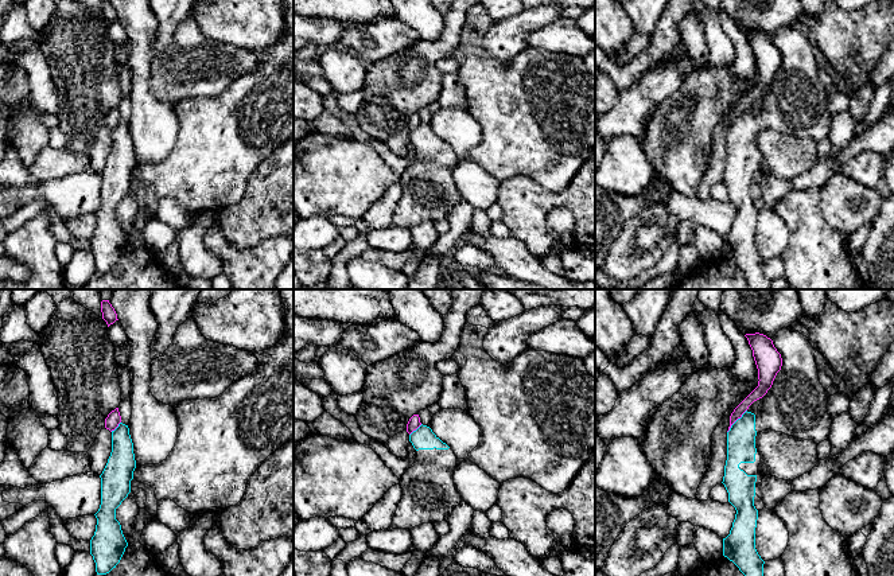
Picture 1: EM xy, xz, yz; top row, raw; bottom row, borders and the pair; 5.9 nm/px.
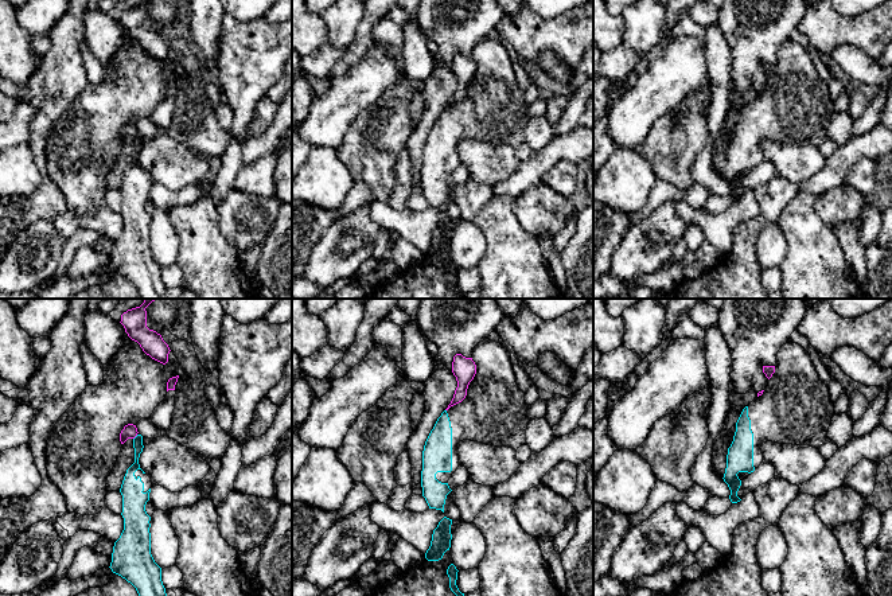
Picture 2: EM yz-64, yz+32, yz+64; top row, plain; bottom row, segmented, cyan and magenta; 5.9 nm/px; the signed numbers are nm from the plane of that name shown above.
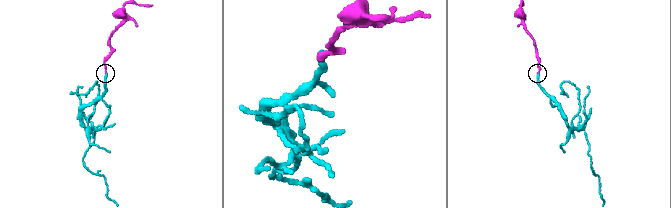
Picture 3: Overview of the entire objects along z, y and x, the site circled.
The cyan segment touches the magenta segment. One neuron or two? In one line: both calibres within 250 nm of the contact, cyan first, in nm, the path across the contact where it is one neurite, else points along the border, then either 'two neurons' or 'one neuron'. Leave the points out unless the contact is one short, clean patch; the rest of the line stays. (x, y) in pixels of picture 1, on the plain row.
calibres 180 and 70 nm; border yz (746, 108), (727, 131); two neurons

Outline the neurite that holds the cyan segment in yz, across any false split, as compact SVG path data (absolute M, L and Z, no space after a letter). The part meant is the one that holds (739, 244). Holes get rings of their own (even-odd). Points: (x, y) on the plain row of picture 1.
M788 26L774 34L773 43L782 57L781 69L777 71L771 86L761 97L758 113L746 109L727 131L727 159L722 180L728 191L728 201L736 209L730 233L723 237L723 254L745 273L750 289L771 289L770 280L763 275L765 260L755 248L758 209L754 205L754 195L761 161L761 153L755 147L755 135L762 129L771 128L796 137L813 139L819 143L829 137L832 122L827 108L829 93L819 79L815 59L816 47L812 38Z

